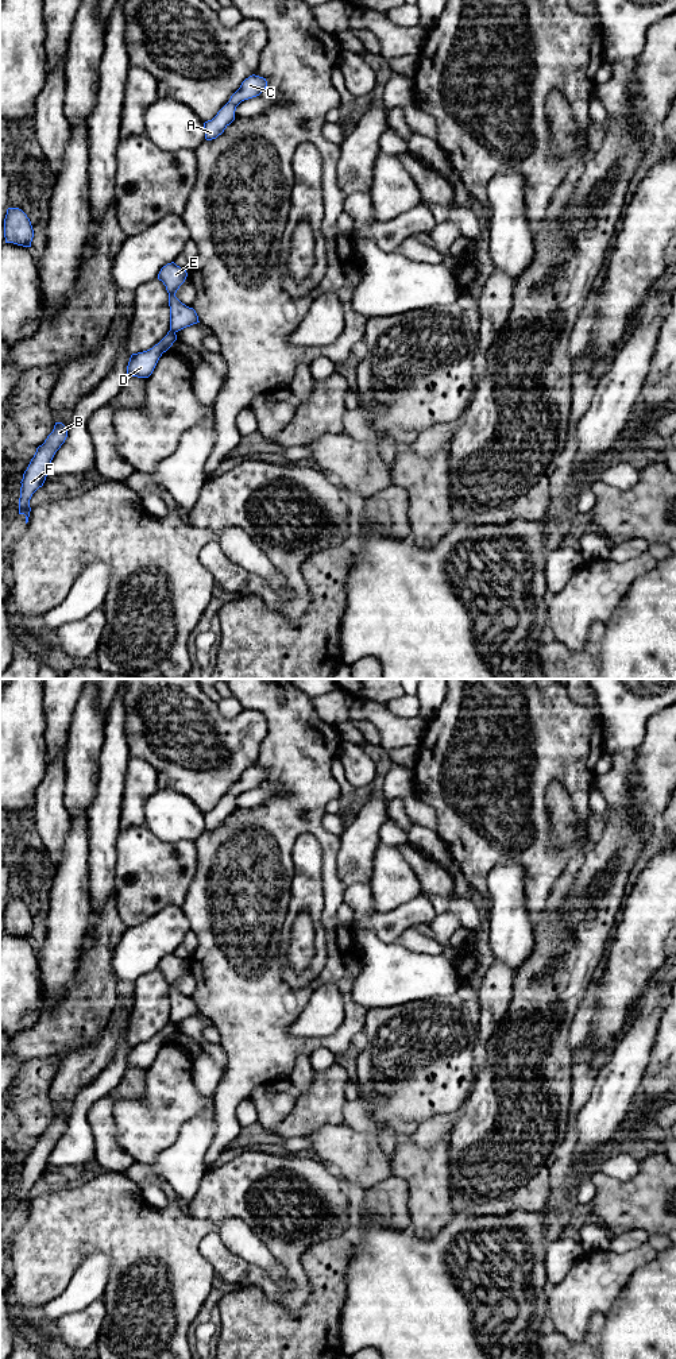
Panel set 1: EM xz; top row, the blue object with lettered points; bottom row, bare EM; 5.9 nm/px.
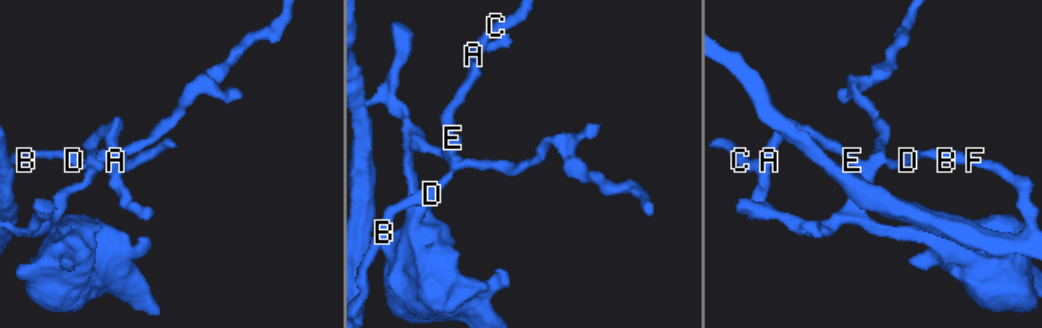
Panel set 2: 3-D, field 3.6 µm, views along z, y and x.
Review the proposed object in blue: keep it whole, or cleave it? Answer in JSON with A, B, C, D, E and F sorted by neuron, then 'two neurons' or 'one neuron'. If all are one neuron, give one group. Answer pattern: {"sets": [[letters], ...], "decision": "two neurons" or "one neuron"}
{"sets": [["A", "C", "E"], ["B", "D", "F"]], "decision": "two neurons"}

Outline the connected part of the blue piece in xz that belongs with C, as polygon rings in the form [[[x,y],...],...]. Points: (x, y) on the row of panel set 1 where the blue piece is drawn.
[[[250,76],[240,88],[231,96],[229,101],[217,112],[217,115],[204,123],[205,139],[212,140],[224,132],[224,130],[235,120],[236,107],[248,99],[259,96],[267,86],[267,81],[259,76]]]

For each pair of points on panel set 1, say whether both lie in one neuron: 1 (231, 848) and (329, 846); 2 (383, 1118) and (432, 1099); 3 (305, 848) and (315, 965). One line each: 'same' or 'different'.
1: same
2: same
3: same

